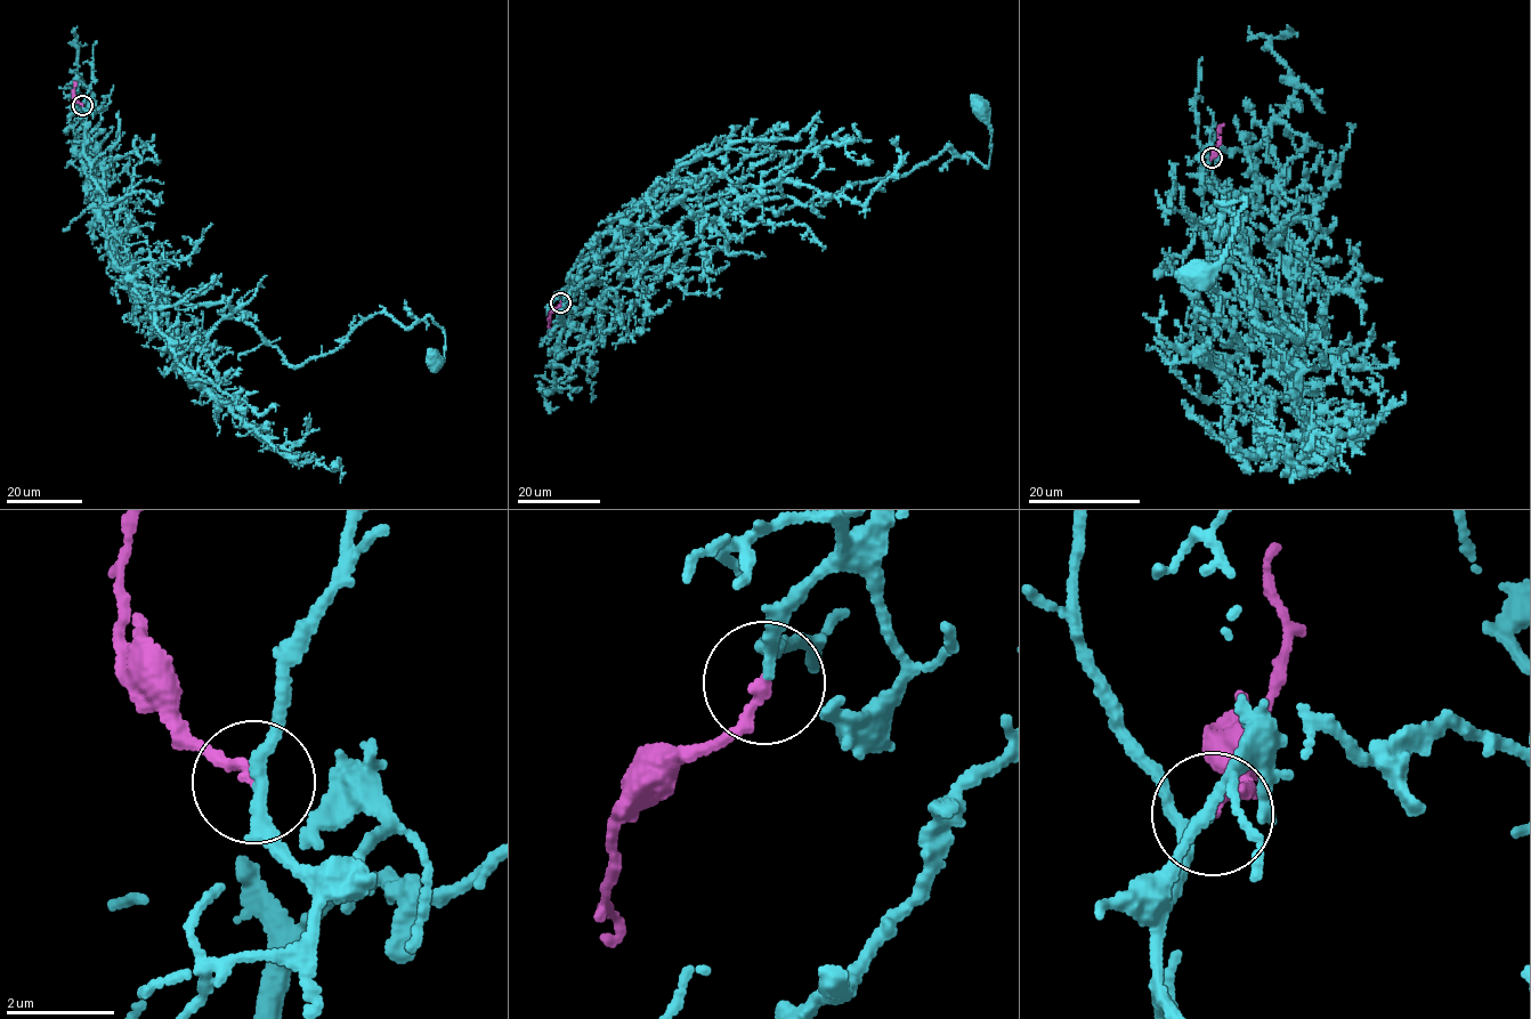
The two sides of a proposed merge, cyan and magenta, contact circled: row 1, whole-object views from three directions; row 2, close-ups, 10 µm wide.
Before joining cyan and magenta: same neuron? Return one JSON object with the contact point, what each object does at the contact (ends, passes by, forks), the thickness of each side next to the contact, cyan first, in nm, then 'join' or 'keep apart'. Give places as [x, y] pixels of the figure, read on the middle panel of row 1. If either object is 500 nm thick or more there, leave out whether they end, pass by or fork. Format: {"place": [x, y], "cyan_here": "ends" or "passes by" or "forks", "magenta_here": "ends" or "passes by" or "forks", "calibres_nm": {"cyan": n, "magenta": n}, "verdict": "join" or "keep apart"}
{"place": [560, 302], "cyan_here": "passes by", "magenta_here": "ends", "calibres_nm": {"cyan": 200, "magenta": 200}, "verdict": "join"}

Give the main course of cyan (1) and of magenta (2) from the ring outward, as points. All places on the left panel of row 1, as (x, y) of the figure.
1: (82, 105), (121, 264), (187, 304), (226, 302), (293, 366), (381, 313), (408, 329), (430, 315), (432, 363)
2: (82, 105), (74, 95), (75, 82)

